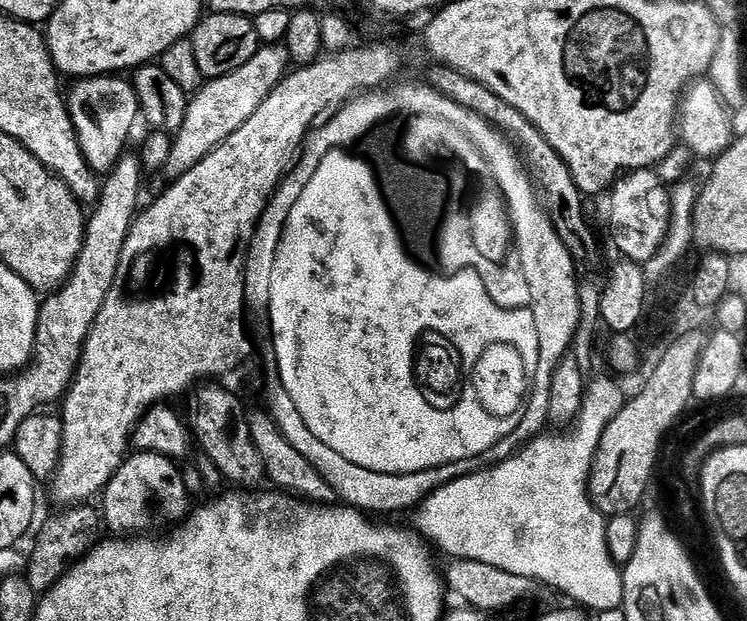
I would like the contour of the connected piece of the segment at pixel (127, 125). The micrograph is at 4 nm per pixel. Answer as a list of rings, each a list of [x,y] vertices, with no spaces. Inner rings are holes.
[[[116,74],[89,76],[75,81],[72,93],[67,93],[66,107],[72,115],[74,130],[82,146],[82,154],[95,172],[108,174],[125,151],[124,143],[141,115],[138,94],[133,81]]]

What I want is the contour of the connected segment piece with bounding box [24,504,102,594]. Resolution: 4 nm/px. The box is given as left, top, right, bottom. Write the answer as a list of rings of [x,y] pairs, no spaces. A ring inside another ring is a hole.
[[[83,504],[69,507],[61,511],[64,513],[60,516],[54,516],[45,522],[34,542],[31,554],[28,554],[24,567],[27,582],[36,593],[48,592],[67,572],[68,565],[90,553],[101,539],[102,516],[99,509],[97,507],[94,509],[92,506]]]

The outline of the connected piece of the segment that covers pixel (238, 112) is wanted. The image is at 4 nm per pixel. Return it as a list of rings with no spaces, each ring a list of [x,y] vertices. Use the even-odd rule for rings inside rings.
[[[263,45],[244,65],[203,83],[187,103],[184,122],[173,137],[169,165],[180,168],[178,170],[187,170],[202,157],[208,156],[258,110],[258,106],[287,75],[291,60],[287,45]]]

